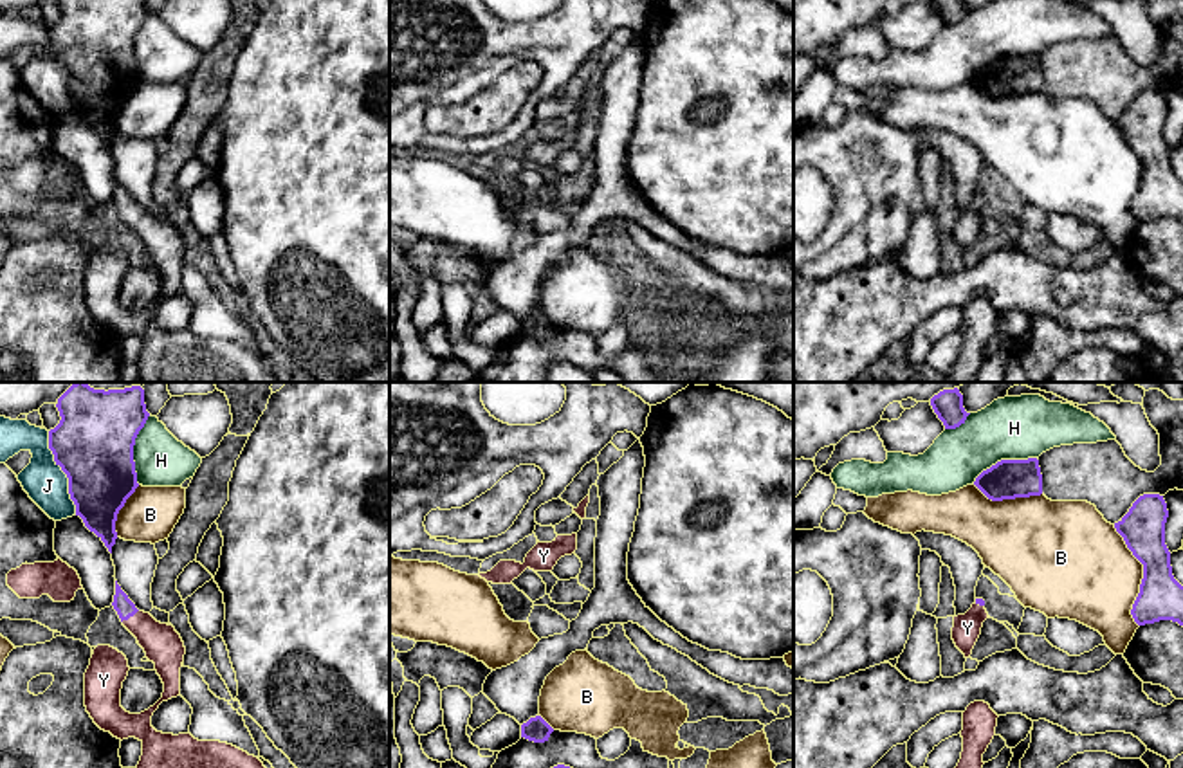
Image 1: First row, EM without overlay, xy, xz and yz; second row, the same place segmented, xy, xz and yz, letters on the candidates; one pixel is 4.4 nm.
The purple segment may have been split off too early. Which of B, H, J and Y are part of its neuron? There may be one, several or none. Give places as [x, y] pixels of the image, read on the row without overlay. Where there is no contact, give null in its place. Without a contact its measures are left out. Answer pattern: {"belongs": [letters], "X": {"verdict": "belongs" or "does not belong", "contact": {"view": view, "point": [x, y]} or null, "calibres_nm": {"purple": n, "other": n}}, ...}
{"belongs": ["Y"], "B": {"verdict": "does not belong", "contact": {"view": "yz", "point": [1144, 172]}, "calibres_nm": {"purple": 200, "other": 420}}, "H": {"verdict": "does not belong", "contact": {"view": "xy", "point": [132, 45]}, "calibres_nm": {"purple": 360, "other": 240}}, "J": {"verdict": "does not belong", "contact": {"view": "xy", "point": [64, 67]}, "calibres_nm": {"purple": 360, "other": 190}}, "Y": {"verdict": "belongs", "contact": {"view": "xy", "point": [128, 213]}, "calibres_nm": {"purple": 90, "other": 170}}}

